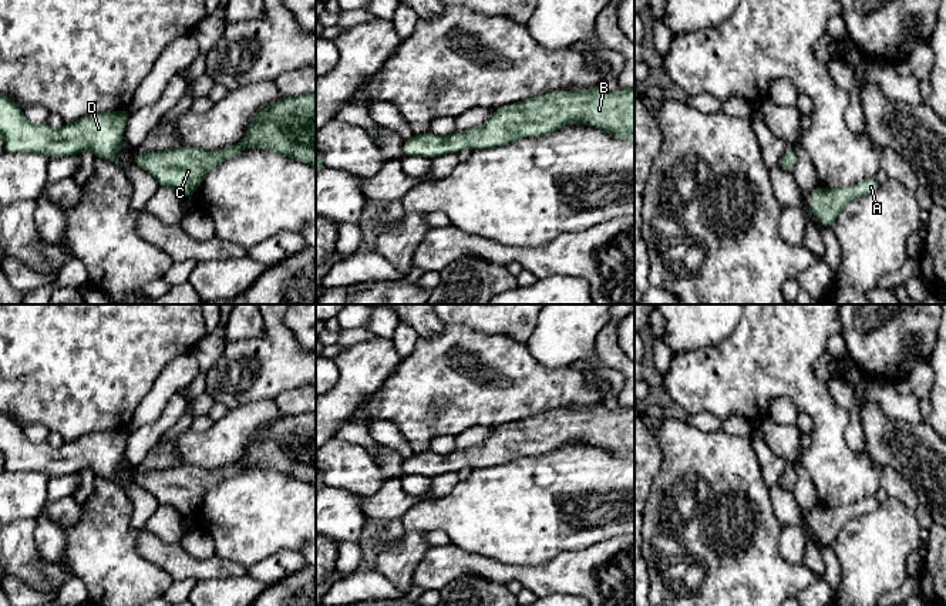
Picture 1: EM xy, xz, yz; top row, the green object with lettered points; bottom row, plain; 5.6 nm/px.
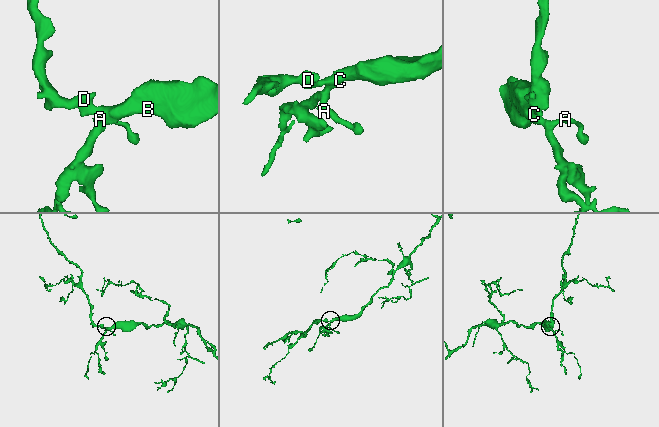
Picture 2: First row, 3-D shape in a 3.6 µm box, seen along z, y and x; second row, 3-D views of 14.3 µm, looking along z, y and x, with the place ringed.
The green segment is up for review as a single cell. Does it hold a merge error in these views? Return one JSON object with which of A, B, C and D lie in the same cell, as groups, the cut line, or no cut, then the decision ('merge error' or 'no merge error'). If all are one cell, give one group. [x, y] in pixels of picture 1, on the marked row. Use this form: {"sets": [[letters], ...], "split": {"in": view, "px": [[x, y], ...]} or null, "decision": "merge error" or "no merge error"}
{"sets": [["A", "B", "C", "D"]], "split": null, "decision": "no merge error"}

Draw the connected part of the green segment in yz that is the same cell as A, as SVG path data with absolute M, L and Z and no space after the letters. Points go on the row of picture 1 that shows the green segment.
M868 178L854 184L852 186L828 189L818 185L808 196L807 202L815 218L824 228L832 229L838 213L845 205L859 196L873 193L879 186L876 178Z

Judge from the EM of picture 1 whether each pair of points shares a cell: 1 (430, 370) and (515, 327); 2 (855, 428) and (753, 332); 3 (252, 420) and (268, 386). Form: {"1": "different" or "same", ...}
{"1": "different", "2": "different", "3": "different"}

